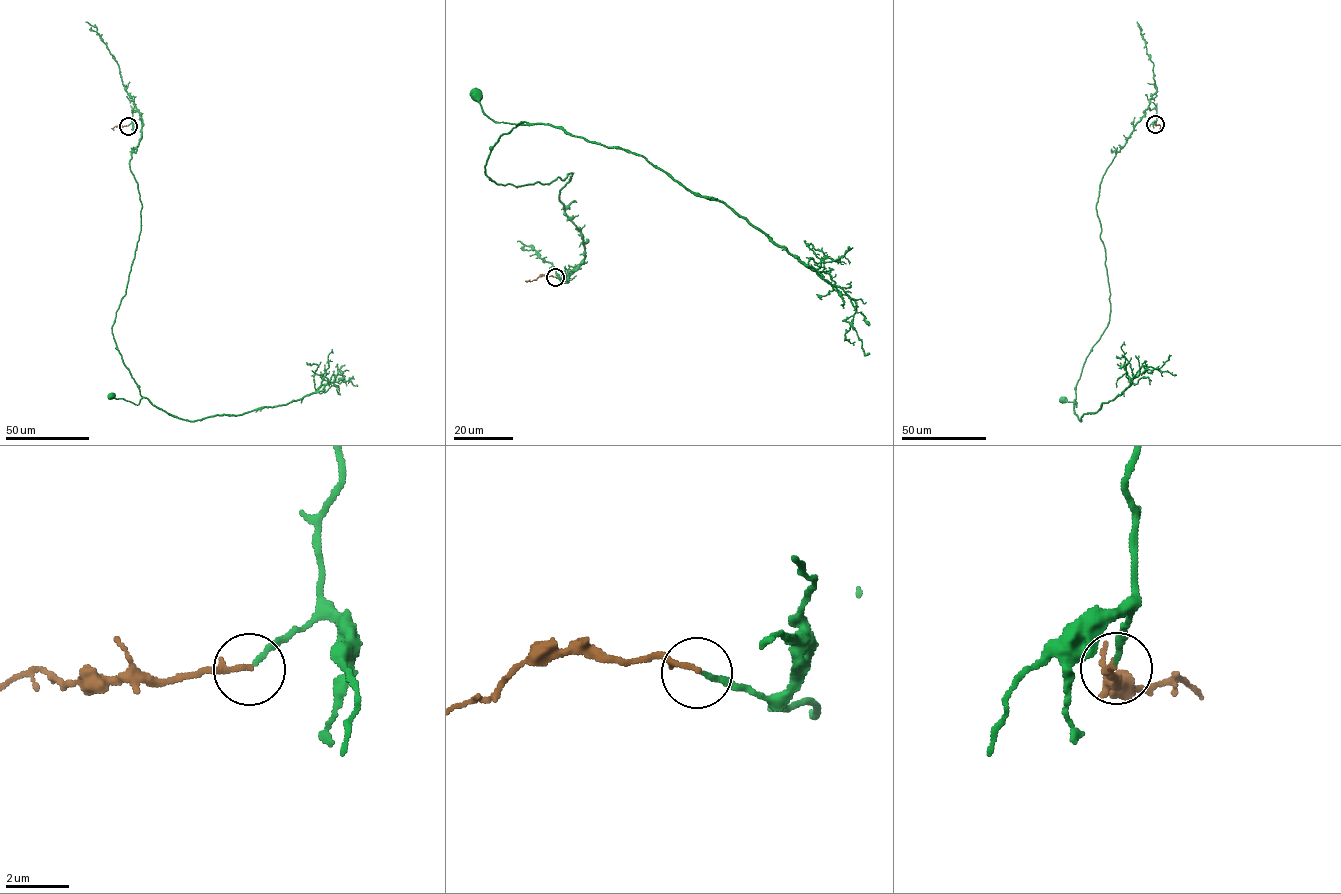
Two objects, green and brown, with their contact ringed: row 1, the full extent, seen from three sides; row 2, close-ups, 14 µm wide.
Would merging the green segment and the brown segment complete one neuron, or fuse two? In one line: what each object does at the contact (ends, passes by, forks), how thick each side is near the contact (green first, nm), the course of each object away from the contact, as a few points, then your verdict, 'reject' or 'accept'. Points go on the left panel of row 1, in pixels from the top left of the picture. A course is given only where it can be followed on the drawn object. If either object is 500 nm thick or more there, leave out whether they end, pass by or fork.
green ends there; brown ends there; 160 nm thick on the green side, 170 nm on the other; green runs (128, 125), (137, 110), (141, 137), (129, 167), (141, 231), (112, 333), (143, 397), (135, 405), (112, 395); brown runs (128, 125), (115, 126), (114, 130); accept

